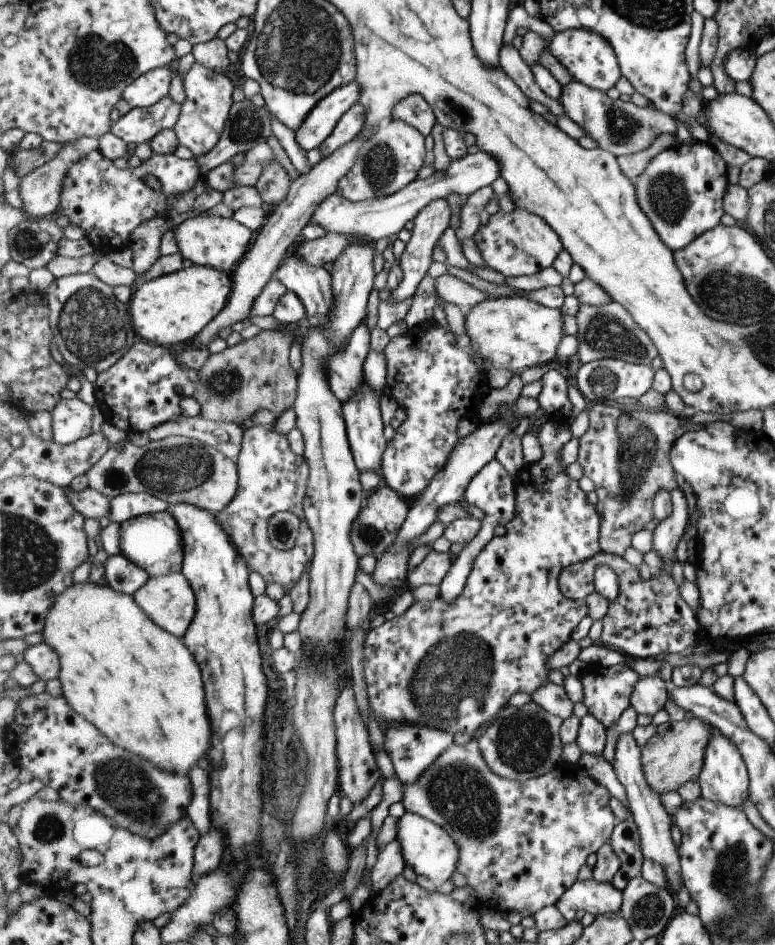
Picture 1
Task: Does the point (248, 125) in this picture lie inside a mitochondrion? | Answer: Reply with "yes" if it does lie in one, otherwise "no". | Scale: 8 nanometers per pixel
yes

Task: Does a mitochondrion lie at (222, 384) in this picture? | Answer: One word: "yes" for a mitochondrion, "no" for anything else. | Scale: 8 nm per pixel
yes

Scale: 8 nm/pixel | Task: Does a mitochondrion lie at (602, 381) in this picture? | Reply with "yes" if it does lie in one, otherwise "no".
yes

